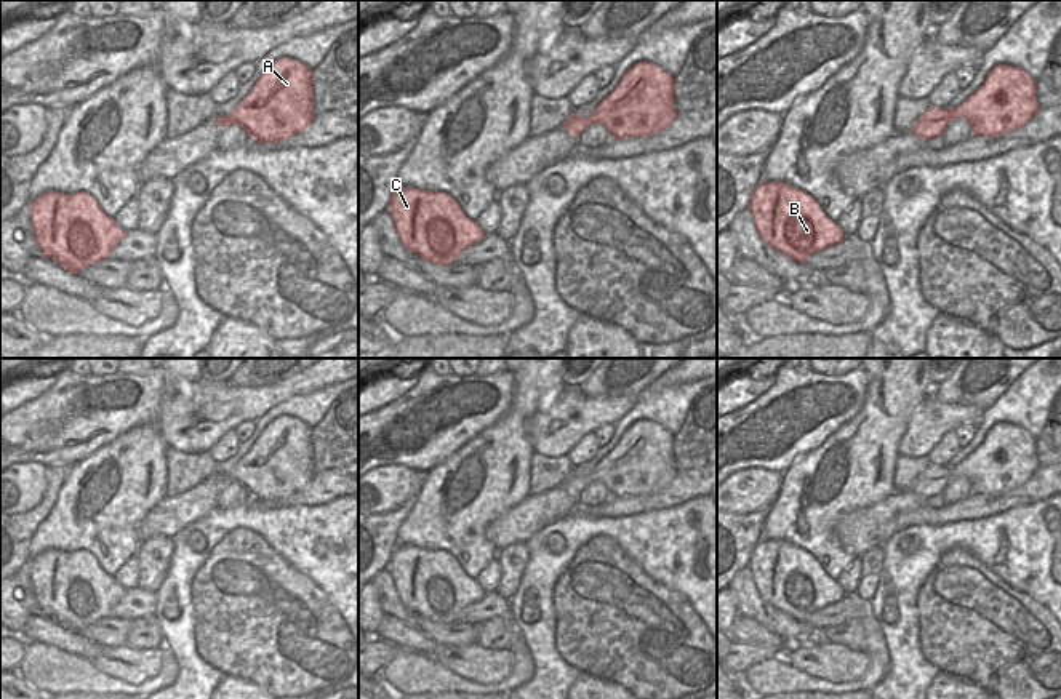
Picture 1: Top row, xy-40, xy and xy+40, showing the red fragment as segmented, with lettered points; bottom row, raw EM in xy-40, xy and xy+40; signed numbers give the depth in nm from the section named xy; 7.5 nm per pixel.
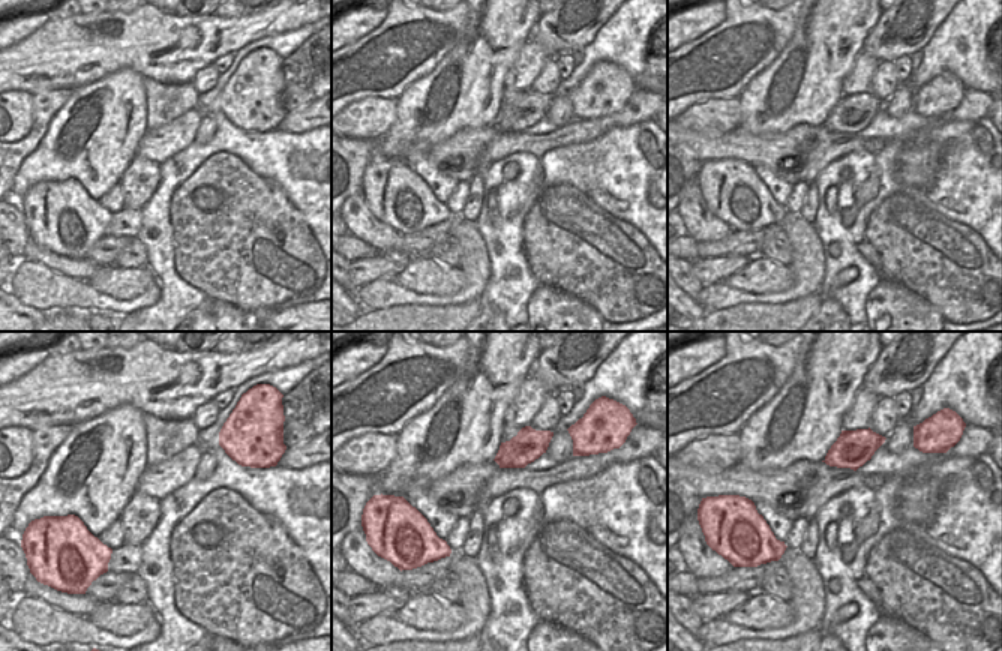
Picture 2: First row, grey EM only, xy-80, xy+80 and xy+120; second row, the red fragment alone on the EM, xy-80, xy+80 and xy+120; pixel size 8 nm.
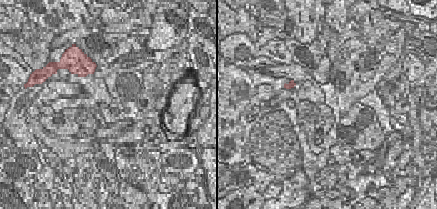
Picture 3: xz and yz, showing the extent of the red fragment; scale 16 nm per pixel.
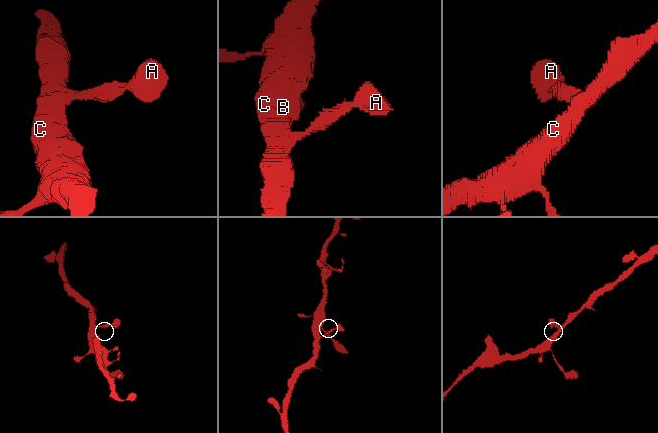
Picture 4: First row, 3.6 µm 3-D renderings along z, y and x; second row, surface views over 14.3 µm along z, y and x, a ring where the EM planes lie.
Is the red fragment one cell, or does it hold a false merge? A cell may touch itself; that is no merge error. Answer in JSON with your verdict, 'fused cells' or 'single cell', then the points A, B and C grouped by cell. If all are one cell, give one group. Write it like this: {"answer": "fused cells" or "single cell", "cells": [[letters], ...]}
{"answer": "single cell", "cells": [["A", "B", "C"]]}

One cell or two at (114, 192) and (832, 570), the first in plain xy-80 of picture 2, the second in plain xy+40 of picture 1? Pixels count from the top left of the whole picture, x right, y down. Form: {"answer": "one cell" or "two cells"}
{"answer": "two cells"}

